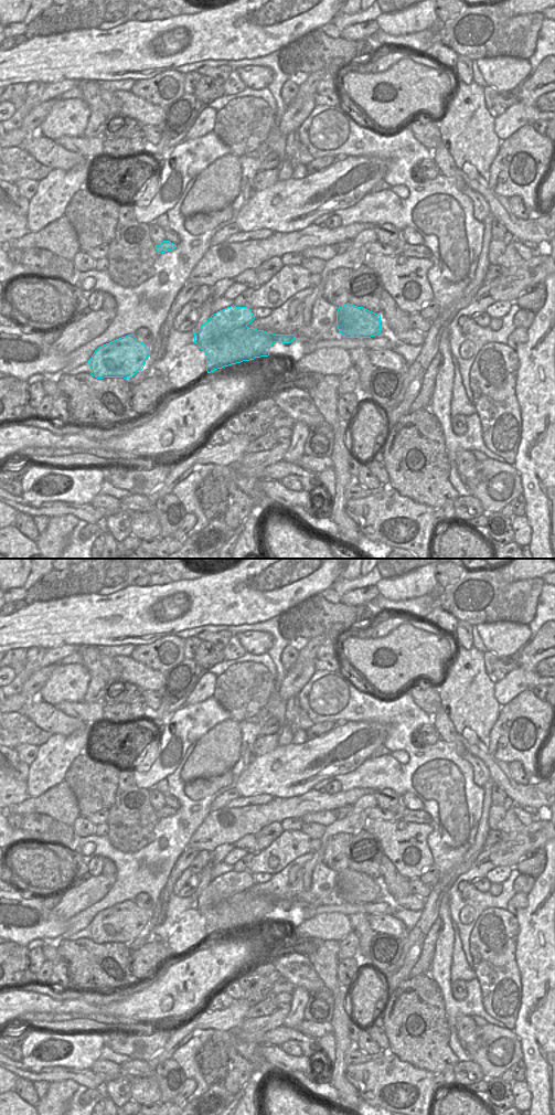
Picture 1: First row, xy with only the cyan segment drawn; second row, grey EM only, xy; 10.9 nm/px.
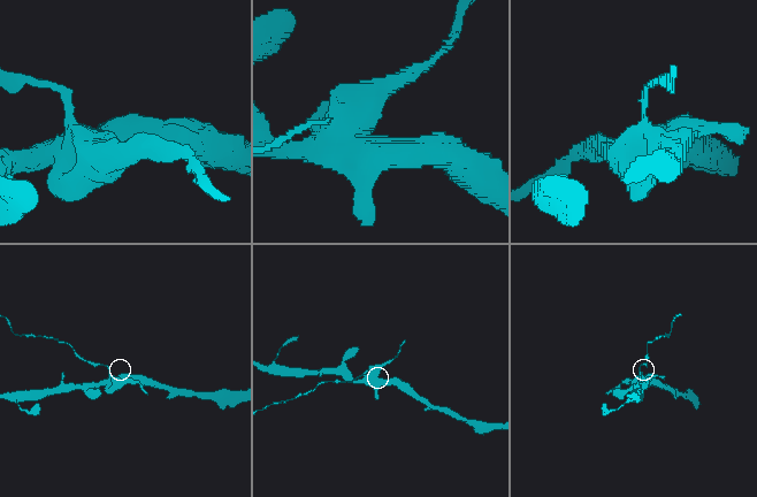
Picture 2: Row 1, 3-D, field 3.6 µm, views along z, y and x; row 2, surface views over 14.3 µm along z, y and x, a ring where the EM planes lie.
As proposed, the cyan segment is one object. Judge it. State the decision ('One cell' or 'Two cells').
Two cells.

